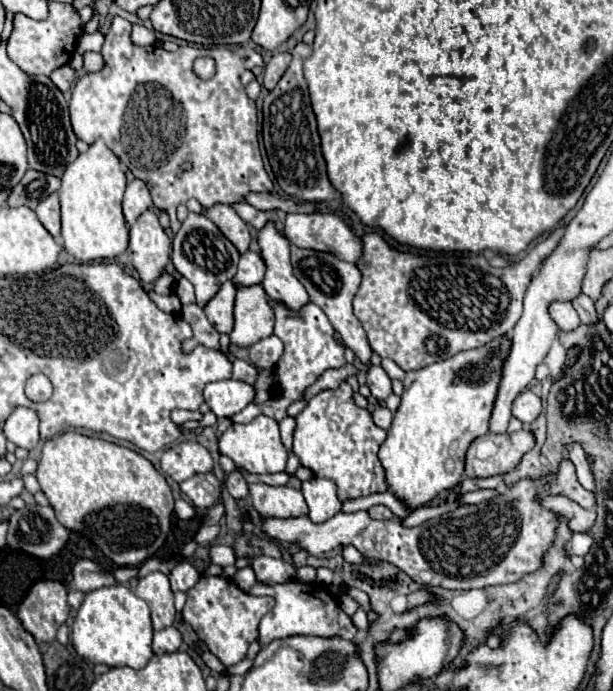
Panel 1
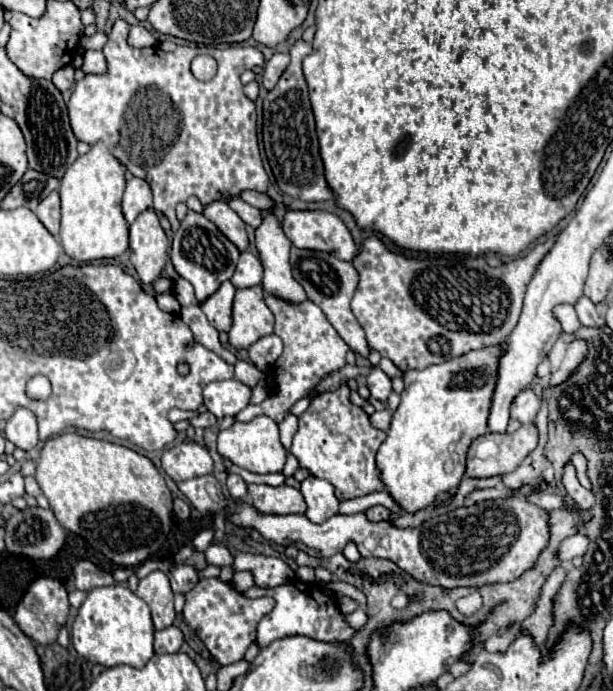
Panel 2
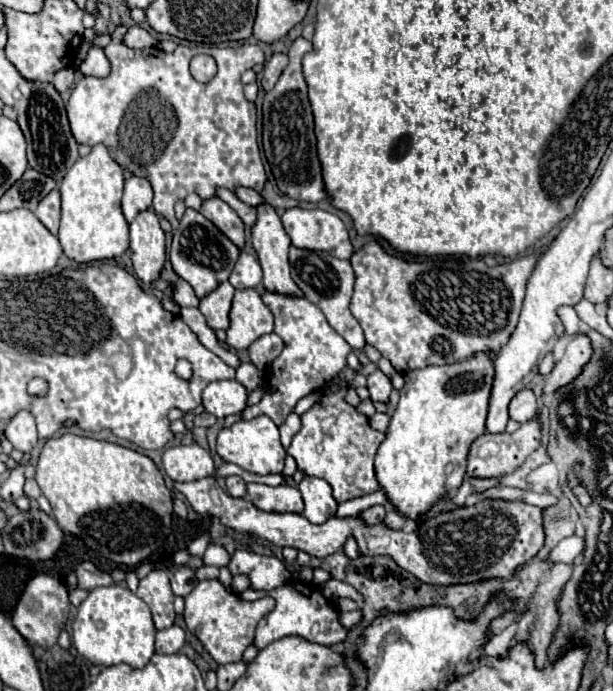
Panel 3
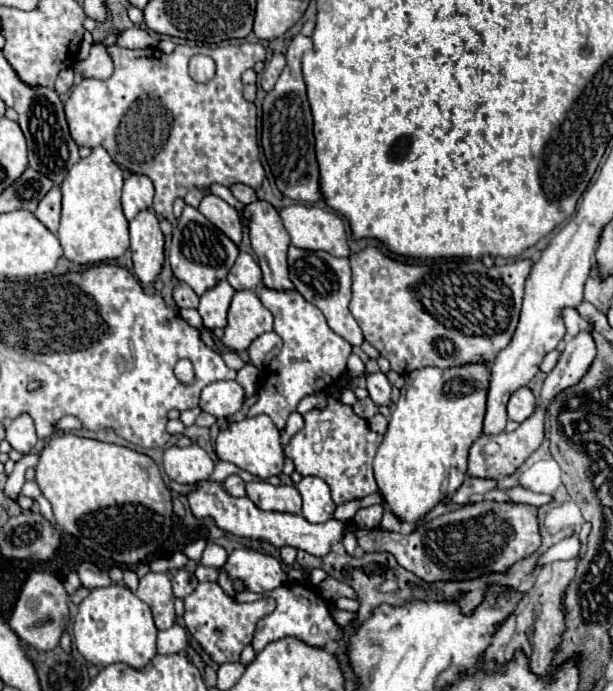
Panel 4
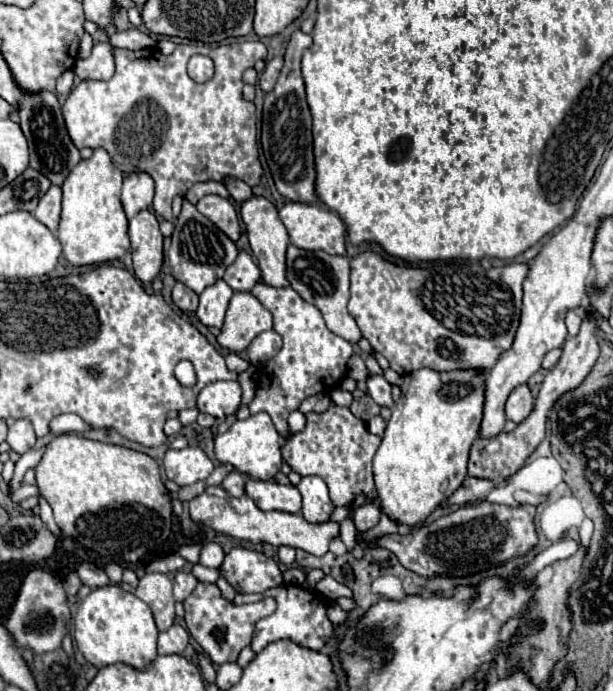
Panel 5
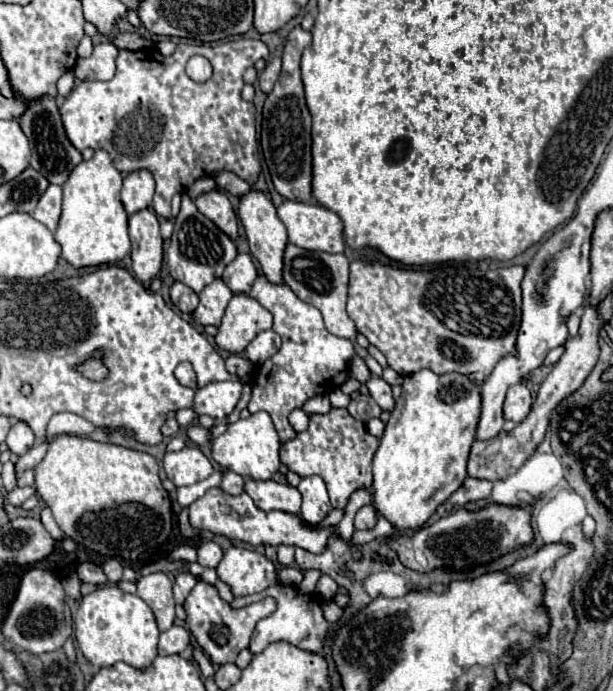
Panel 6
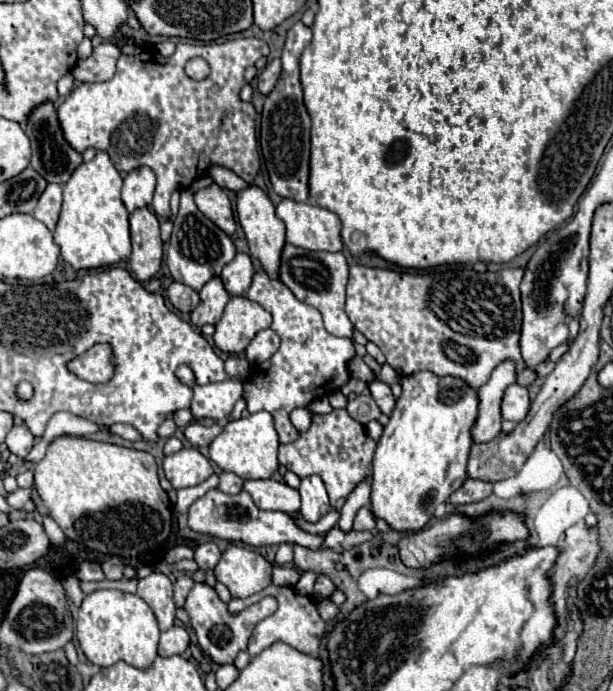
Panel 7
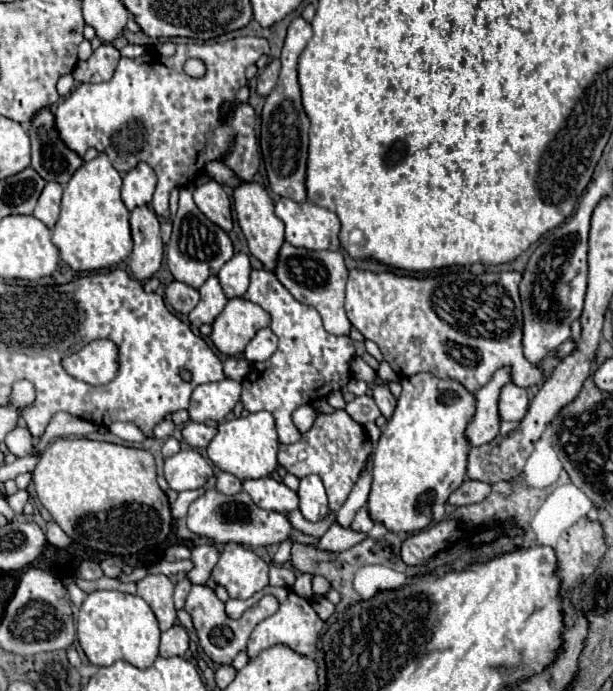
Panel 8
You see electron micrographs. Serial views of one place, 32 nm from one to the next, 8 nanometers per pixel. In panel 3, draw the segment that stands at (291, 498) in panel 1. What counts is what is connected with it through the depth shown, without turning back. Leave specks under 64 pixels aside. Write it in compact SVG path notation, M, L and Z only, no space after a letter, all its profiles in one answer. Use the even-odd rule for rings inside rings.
M248 484L248 498L266 512L302 512L302 496L294 486L280 484Z

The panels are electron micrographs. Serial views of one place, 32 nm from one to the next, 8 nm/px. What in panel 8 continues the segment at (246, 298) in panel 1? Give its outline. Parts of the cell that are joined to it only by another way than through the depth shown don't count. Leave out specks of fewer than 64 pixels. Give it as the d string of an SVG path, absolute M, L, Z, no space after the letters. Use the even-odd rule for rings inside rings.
M244 298L228 300L222 314L212 322L210 340L226 356L238 356L254 334L270 324L270 314Z

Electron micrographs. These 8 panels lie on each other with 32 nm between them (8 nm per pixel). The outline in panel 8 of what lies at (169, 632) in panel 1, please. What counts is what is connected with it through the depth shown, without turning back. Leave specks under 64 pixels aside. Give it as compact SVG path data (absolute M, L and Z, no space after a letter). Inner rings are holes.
M172 626L170 630L162 632L160 656L184 656L188 652L188 632L182 626Z

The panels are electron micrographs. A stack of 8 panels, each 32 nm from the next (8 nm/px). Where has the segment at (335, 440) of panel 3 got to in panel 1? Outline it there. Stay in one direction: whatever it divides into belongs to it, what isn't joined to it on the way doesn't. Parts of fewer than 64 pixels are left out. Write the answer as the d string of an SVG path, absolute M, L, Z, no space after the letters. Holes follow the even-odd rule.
M342 382L336 390L324 390L316 394L302 414L296 416L292 452L298 456L304 468L314 472L314 476L332 480L338 488L340 502L344 502L388 490L382 464L378 462L378 448L384 440L386 430L372 422L368 410L354 404L350 384Z

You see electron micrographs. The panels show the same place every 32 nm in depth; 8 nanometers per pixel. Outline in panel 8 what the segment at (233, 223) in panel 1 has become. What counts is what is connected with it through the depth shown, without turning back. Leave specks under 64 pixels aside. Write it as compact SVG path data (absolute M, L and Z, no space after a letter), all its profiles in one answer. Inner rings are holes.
M208 180L202 186L194 188L194 202L198 210L218 224L224 232L232 230L232 214L230 214L230 198L224 188L216 180Z

